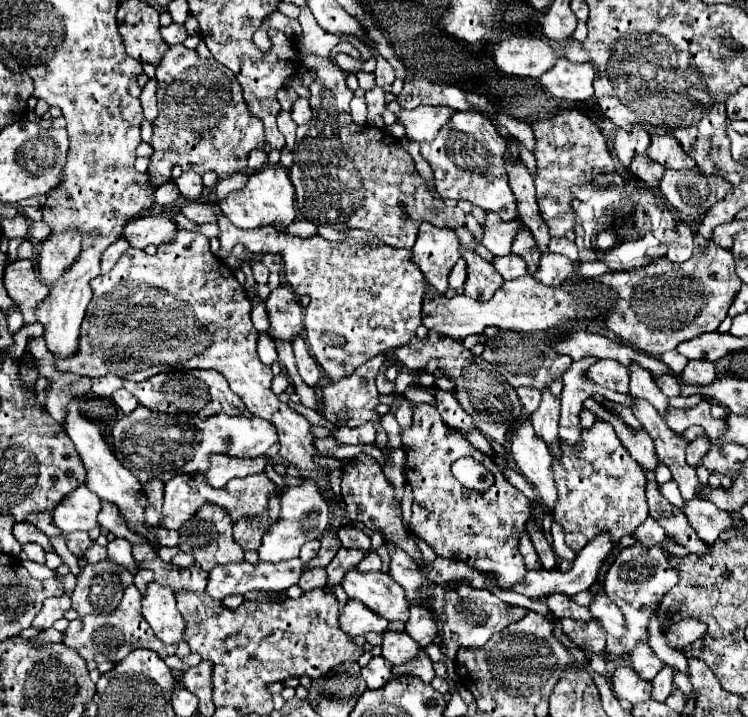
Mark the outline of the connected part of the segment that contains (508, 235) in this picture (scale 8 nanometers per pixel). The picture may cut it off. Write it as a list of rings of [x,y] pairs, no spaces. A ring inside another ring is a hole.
[[[492,214],[492,220],[484,224],[482,244],[494,256],[508,256],[512,252],[512,242],[520,230],[522,230],[520,222],[502,222],[496,214]]]

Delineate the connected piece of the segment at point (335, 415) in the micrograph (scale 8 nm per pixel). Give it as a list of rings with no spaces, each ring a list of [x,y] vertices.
[[[378,354],[376,358],[368,360],[368,362],[362,364],[360,368],[356,368],[352,376],[342,378],[342,380],[336,382],[336,384],[326,384],[326,386],[322,388],[322,414],[324,414],[324,418],[330,420],[332,424],[342,424],[342,422],[346,422],[346,416],[350,416],[350,410],[352,410],[352,414],[362,412],[362,410],[364,410],[364,414],[366,414],[366,410],[368,410],[368,422],[374,422],[374,424],[378,426],[378,430],[376,430],[376,444],[380,446],[381,450],[387,451],[389,449],[386,448],[388,437],[386,432],[380,428],[380,416],[378,416],[378,412],[376,412],[376,408],[378,408],[378,404],[380,404],[380,402],[378,402],[378,390],[376,390],[376,376],[378,376],[378,372],[380,372],[380,366],[382,366],[384,358],[386,358],[386,354]]]

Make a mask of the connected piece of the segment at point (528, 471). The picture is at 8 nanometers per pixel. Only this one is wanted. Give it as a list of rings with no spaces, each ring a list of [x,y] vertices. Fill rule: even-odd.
[[[530,422],[518,426],[514,434],[516,438],[510,440],[512,458],[522,476],[536,488],[544,506],[552,510],[556,504],[556,484],[550,470],[552,456],[548,452],[548,446],[534,434]]]

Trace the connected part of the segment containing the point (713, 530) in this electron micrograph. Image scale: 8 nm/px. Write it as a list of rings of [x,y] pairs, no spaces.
[[[702,500],[684,502],[682,512],[686,514],[688,524],[694,528],[698,538],[706,544],[712,544],[732,524],[732,516],[728,512],[718,510],[710,502]]]

